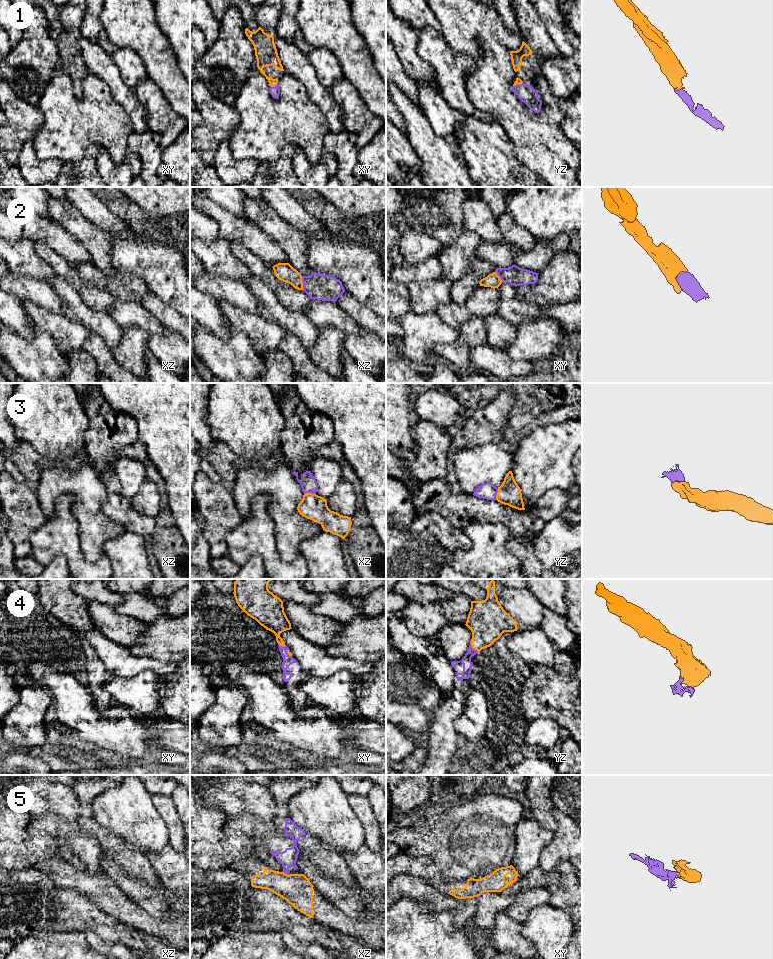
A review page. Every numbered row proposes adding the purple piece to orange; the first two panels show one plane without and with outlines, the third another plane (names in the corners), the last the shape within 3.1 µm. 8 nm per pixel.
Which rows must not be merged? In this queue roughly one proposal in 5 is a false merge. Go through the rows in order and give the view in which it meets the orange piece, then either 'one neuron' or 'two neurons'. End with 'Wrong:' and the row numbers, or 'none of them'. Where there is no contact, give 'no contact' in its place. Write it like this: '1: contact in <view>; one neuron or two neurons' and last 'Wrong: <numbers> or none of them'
1: contact in xy; one neuron
2: contact in xz; one neuron
3: contact in xz; one neuron
4: contact in yz; one neuron
5: contact in xz; two neurons
Wrong: 5

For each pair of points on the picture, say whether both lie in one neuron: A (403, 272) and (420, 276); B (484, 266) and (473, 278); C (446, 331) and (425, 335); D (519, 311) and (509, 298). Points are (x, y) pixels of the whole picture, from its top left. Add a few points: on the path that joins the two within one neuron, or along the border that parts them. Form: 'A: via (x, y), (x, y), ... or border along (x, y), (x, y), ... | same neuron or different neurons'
A: via (407, 273), (416, 273) | same neuron
B: via (481, 269), (475, 275) | same neuron
C: via (441, 332), (430, 332) | same neuron
D: via (516, 308), (509, 301) | same neuron

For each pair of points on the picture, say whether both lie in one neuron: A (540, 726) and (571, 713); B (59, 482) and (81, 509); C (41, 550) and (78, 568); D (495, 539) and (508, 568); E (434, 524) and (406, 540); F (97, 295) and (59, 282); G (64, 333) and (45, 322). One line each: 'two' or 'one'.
A: two
B: one
C: one
D: one
E: two
F: two
G: one

